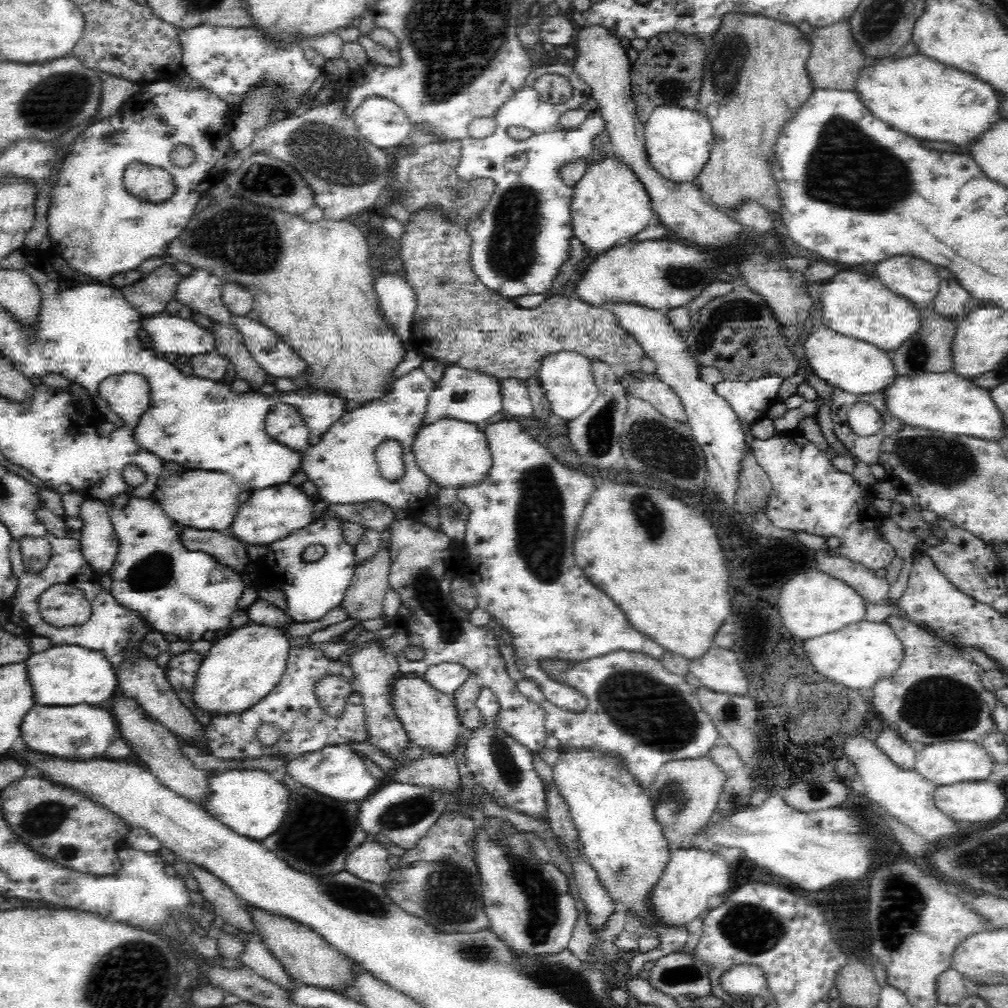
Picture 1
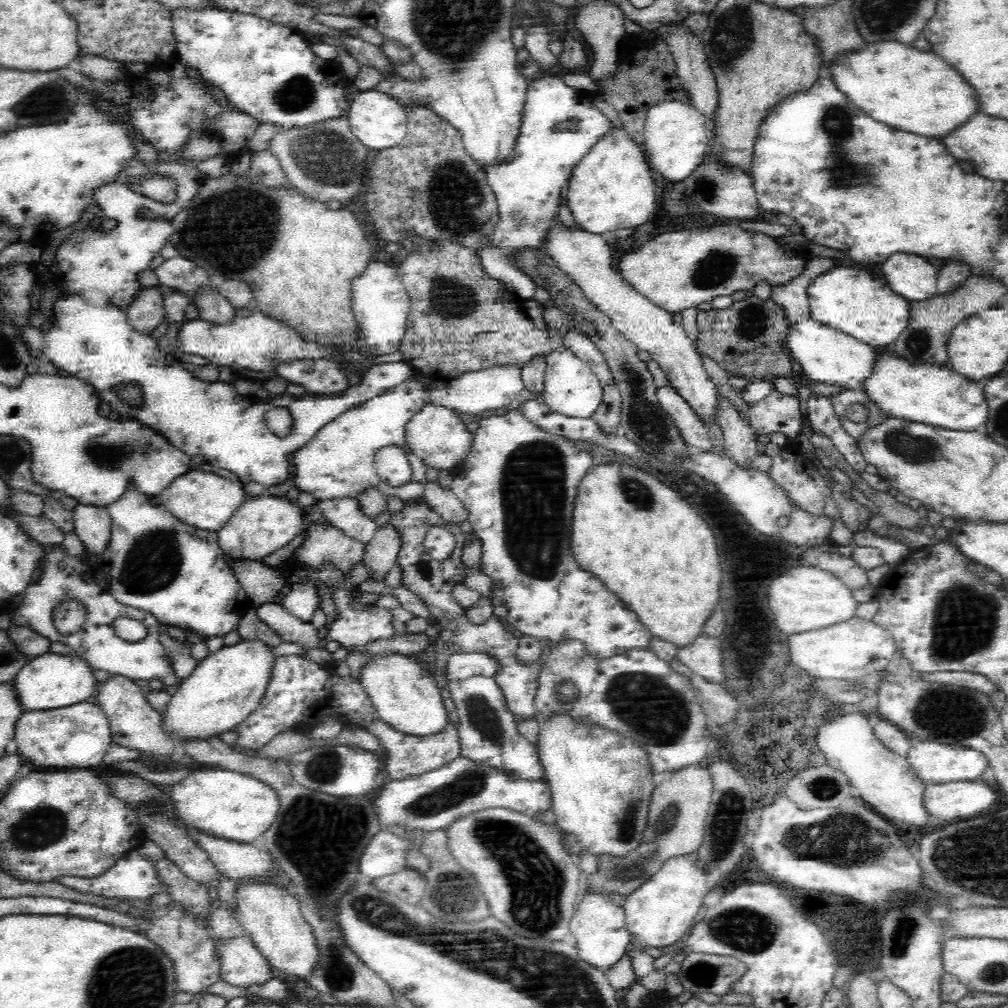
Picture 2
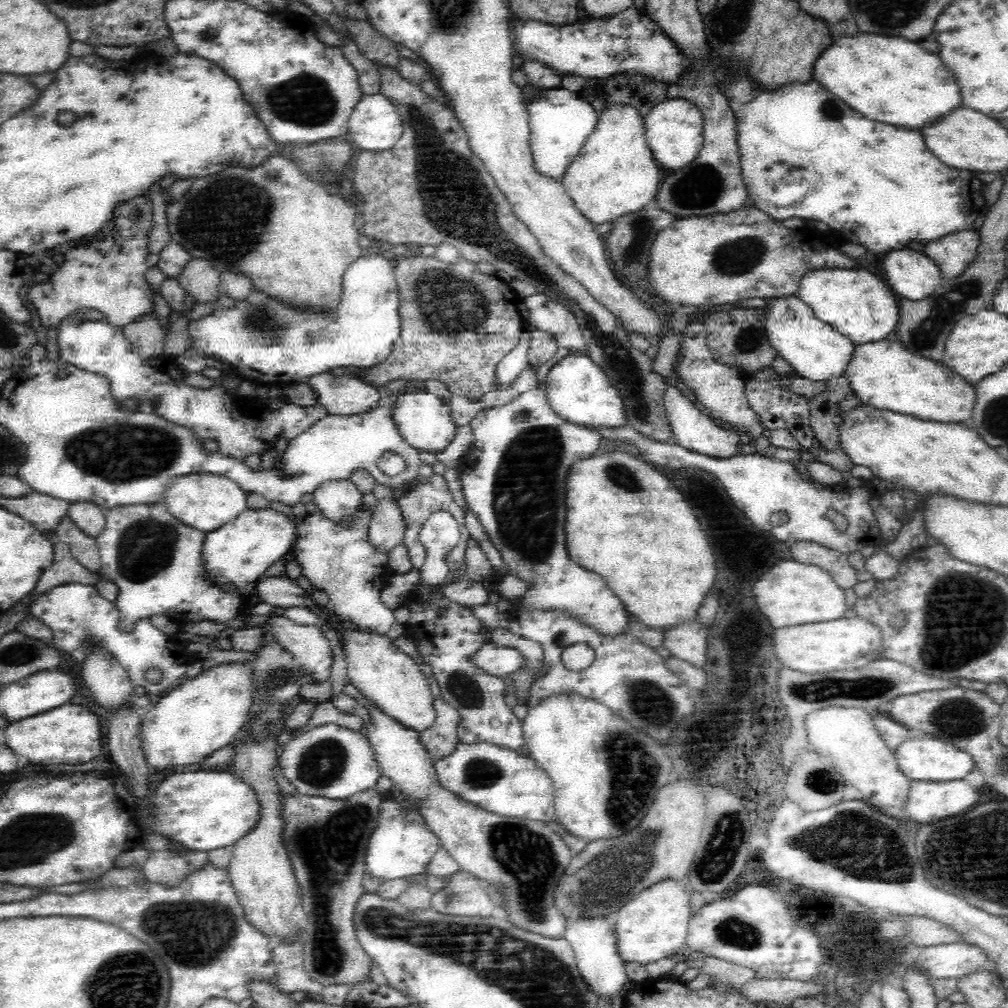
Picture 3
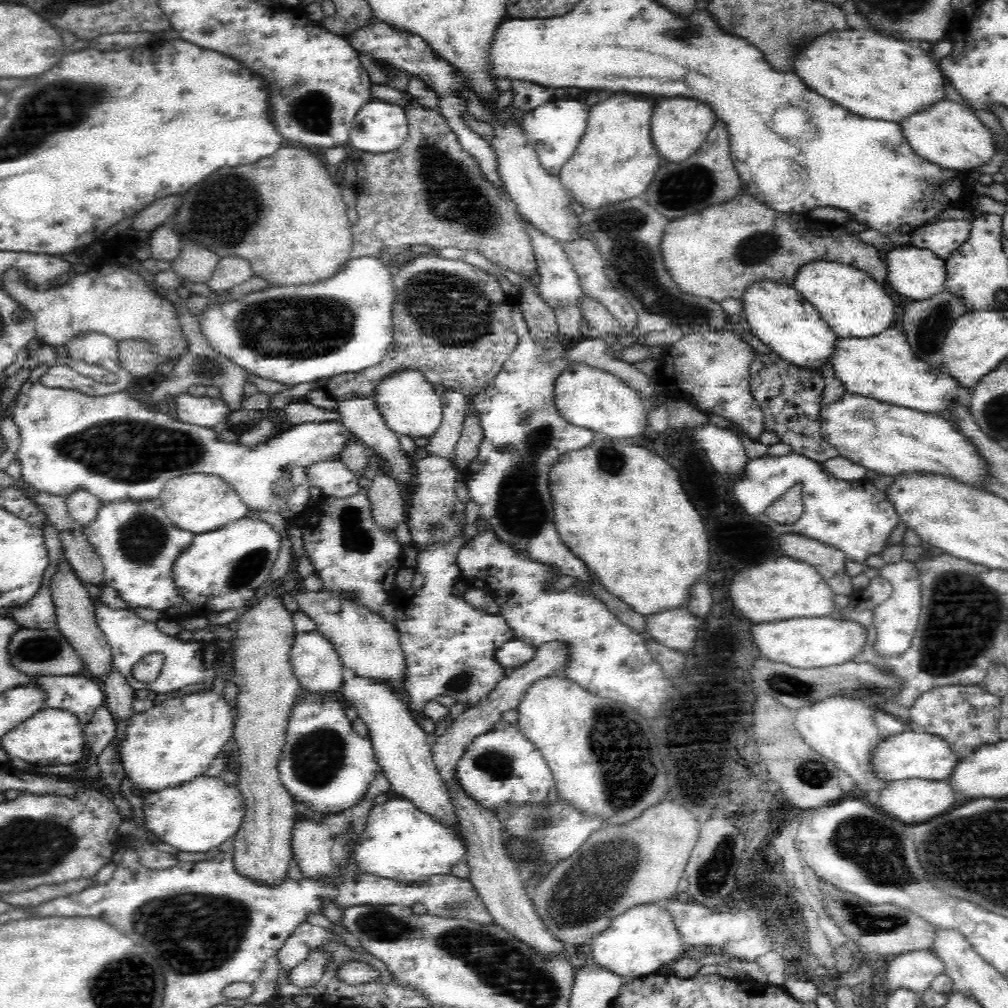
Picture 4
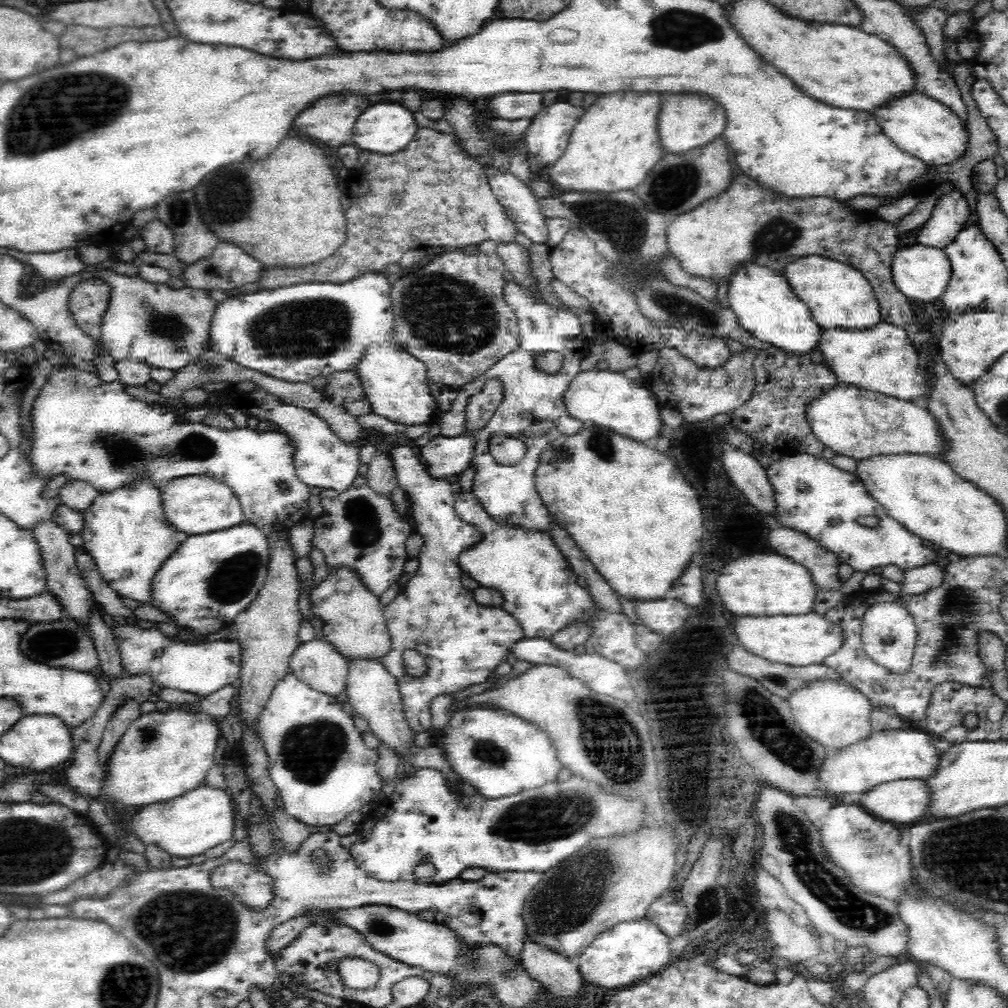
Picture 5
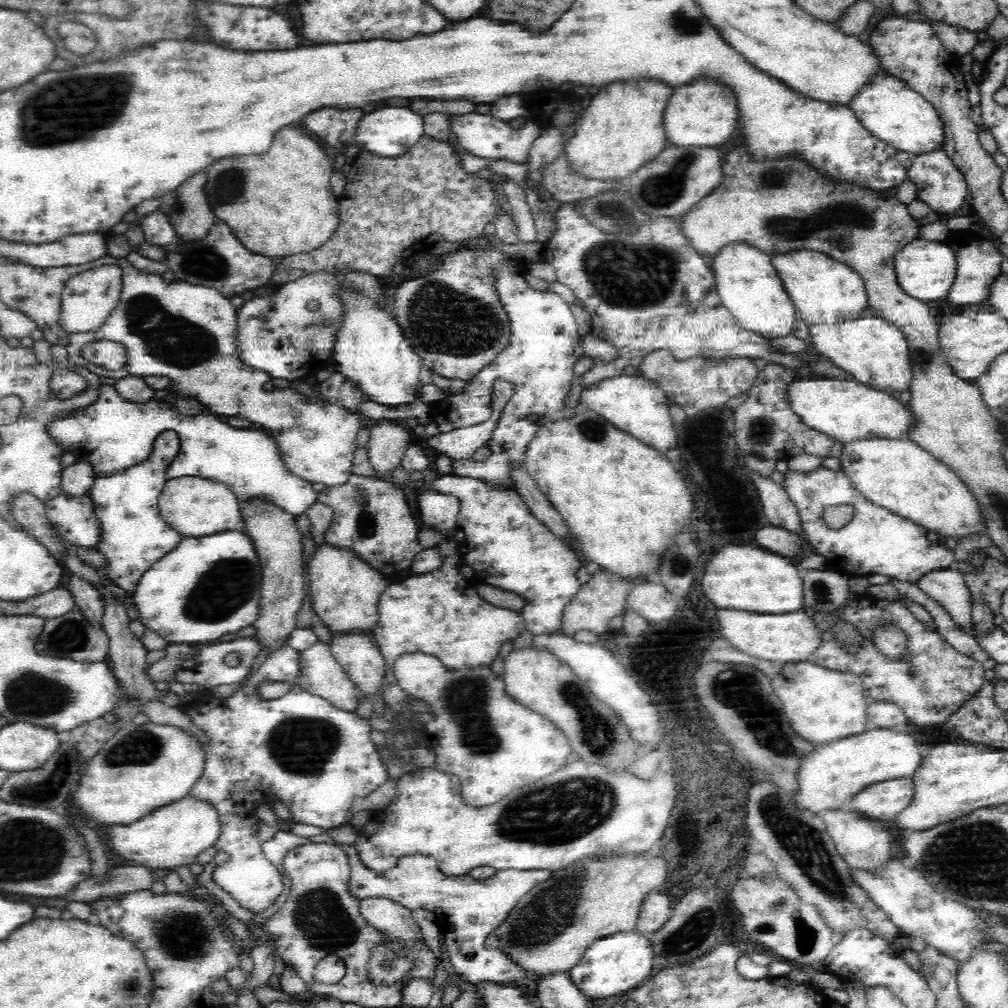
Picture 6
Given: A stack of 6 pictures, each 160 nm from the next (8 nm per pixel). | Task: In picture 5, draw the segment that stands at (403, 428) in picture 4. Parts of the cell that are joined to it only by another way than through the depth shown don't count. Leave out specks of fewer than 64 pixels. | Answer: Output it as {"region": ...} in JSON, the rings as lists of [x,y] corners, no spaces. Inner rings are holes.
{"region":[[[395,338],[367,344],[355,362],[353,373],[362,385],[372,412],[406,425],[430,425],[438,415],[437,401],[430,394],[424,362],[408,353]]]}

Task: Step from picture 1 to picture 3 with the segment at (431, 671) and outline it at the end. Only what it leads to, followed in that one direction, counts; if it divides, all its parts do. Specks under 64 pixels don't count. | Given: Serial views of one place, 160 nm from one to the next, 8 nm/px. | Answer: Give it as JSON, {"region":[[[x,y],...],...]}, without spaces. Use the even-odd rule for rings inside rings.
{"region":[[[493,643],[485,645],[472,659],[488,673],[502,678],[516,673],[526,664],[526,657],[520,650]]]}

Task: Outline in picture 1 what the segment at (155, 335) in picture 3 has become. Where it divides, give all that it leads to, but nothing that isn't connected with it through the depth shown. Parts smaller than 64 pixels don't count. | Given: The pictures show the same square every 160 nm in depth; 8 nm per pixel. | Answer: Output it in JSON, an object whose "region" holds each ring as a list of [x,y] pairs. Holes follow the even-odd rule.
{"region":[[[166,263],[155,268],[153,271],[144,274],[140,282],[120,289],[124,300],[141,316],[144,321],[154,318],[156,315],[165,312],[168,303],[175,298],[175,286],[180,278],[178,272],[172,265]]]}

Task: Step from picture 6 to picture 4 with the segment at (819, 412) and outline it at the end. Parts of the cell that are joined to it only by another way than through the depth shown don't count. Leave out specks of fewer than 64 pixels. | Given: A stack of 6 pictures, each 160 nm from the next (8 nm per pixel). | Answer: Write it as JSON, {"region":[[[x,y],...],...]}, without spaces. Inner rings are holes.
{"region":[[[845,392],[820,409],[819,431],[824,442],[835,448],[840,456],[867,470],[884,475],[928,471],[982,488],[985,468],[975,453],[975,448],[948,420],[936,413],[926,413]]]}

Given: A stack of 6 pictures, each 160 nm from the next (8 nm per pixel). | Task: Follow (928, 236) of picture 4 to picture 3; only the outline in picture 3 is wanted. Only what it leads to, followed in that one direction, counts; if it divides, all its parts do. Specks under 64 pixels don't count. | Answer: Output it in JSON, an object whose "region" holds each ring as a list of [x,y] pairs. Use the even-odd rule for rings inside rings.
{"region":[[[976,228],[960,230],[923,243],[924,254],[936,262],[942,278],[954,279],[960,276],[978,255],[980,235]]]}

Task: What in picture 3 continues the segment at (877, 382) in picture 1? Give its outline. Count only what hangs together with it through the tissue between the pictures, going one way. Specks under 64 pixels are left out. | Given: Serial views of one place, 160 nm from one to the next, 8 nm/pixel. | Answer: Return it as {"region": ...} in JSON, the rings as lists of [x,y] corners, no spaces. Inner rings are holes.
{"region":[[[796,294],[787,297],[767,297],[761,310],[761,325],[770,346],[794,369],[794,375],[808,380],[828,380],[844,375],[855,344],[832,325],[815,317],[810,305]]]}

